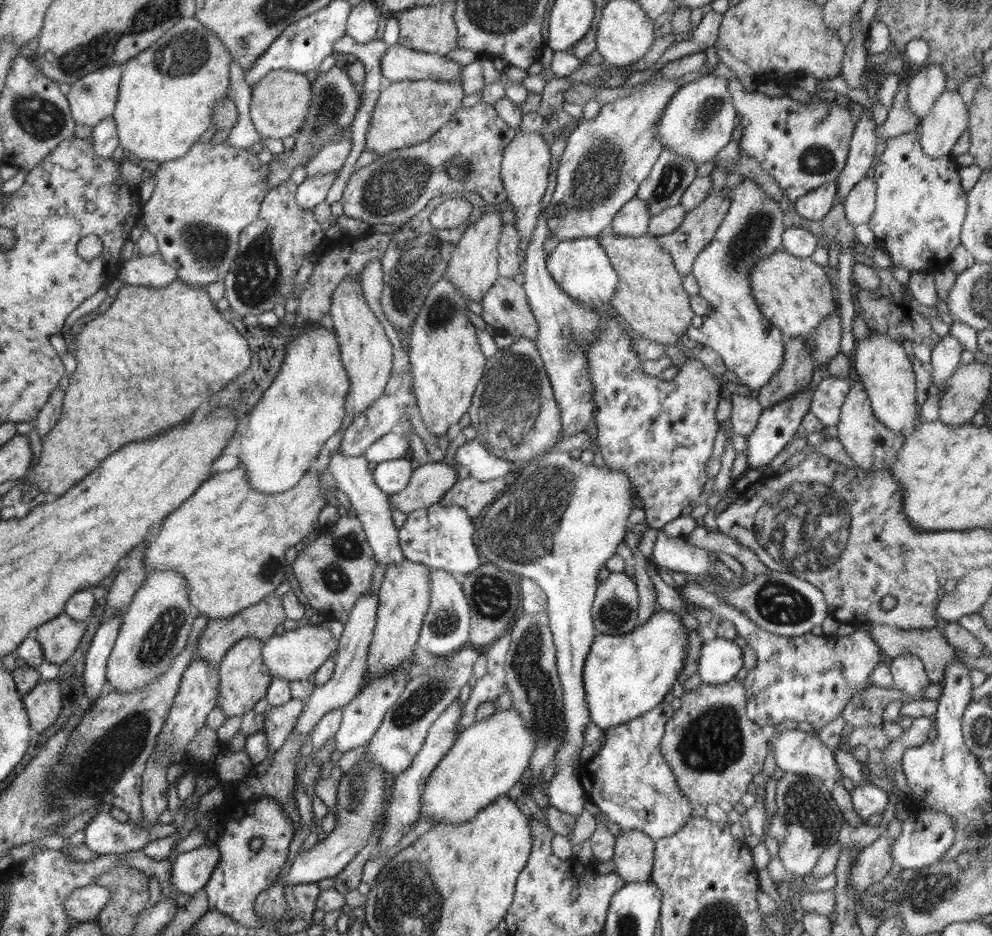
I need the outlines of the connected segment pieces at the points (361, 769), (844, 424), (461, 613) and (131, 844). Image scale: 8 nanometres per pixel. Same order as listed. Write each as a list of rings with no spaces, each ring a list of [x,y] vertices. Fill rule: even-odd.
[[[366,751],[363,757],[341,776],[335,804],[335,814],[337,814],[335,829],[308,851],[300,850],[294,858],[294,862],[288,873],[284,874],[282,879],[276,882],[285,885],[318,883],[320,880],[324,880],[324,878],[336,876],[362,850],[362,847],[366,846],[370,842],[370,839],[375,836],[375,828],[381,819],[381,812],[383,812],[386,772],[382,767],[375,767],[373,762],[364,757],[364,755],[366,755]]]
[[[860,381],[851,382],[849,393],[841,406],[838,425],[838,440],[859,469],[866,471],[889,470],[897,462],[898,450],[904,445],[906,435],[896,434],[873,415],[870,399]]]
[[[435,569],[430,572],[430,602],[424,617],[417,646],[434,656],[448,656],[469,645],[470,607],[461,582],[452,573]]]
[[[104,808],[96,813],[84,829],[85,845],[99,855],[121,854],[143,849],[150,840],[177,834],[172,822],[156,823],[150,828],[134,827],[131,823],[118,822]]]

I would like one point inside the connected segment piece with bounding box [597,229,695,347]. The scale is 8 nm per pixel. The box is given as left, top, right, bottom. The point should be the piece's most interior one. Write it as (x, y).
(650, 297)

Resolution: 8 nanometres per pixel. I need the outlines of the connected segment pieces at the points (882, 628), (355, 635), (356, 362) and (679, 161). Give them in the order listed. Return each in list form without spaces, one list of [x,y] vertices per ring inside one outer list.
[[[875,623],[870,627],[869,633],[874,642],[879,644],[881,654],[884,656],[890,656],[893,659],[898,655],[913,654],[920,658],[928,677],[928,683],[939,683],[943,677],[945,666],[958,661],[954,652],[955,643],[946,640],[946,637],[936,626],[904,630],[900,627]]]
[[[370,589],[363,594],[350,611],[348,620],[344,623],[344,630],[338,641],[336,654],[334,656],[335,669],[330,680],[322,686],[316,686],[314,692],[305,700],[304,709],[298,717],[296,726],[293,728],[292,735],[304,744],[304,737],[318,724],[318,721],[330,710],[334,708],[344,708],[361,691],[365,674],[367,674],[367,654],[374,634],[377,608],[379,598]]]
[[[348,274],[333,290],[327,322],[336,333],[340,358],[351,384],[346,397],[345,413],[356,418],[365,413],[384,392],[392,375],[393,348],[383,326],[365,301],[360,282],[354,277],[348,277]]]
[[[664,149],[653,164],[646,180],[638,187],[636,198],[647,204],[649,216],[661,213],[665,208],[680,205],[680,199],[696,178],[698,167],[691,158]]]

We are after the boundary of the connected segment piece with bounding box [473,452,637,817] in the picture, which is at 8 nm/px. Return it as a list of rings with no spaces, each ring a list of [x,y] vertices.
[[[550,452],[540,462],[522,468],[520,476],[503,493],[502,498],[498,498],[483,514],[480,528],[474,534],[474,546],[488,563],[536,582],[547,596],[546,611],[557,650],[557,669],[563,690],[564,722],[567,728],[565,739],[557,748],[553,760],[556,773],[548,783],[547,795],[552,807],[575,817],[582,816],[586,812],[586,796],[577,769],[577,756],[584,746],[584,730],[591,721],[583,685],[585,658],[597,633],[593,627],[591,608],[599,585],[598,574],[615,554],[618,544],[624,542],[630,524],[628,517],[637,497],[630,480],[620,470],[599,468],[593,463],[586,466],[579,459],[570,458],[566,452]]]

